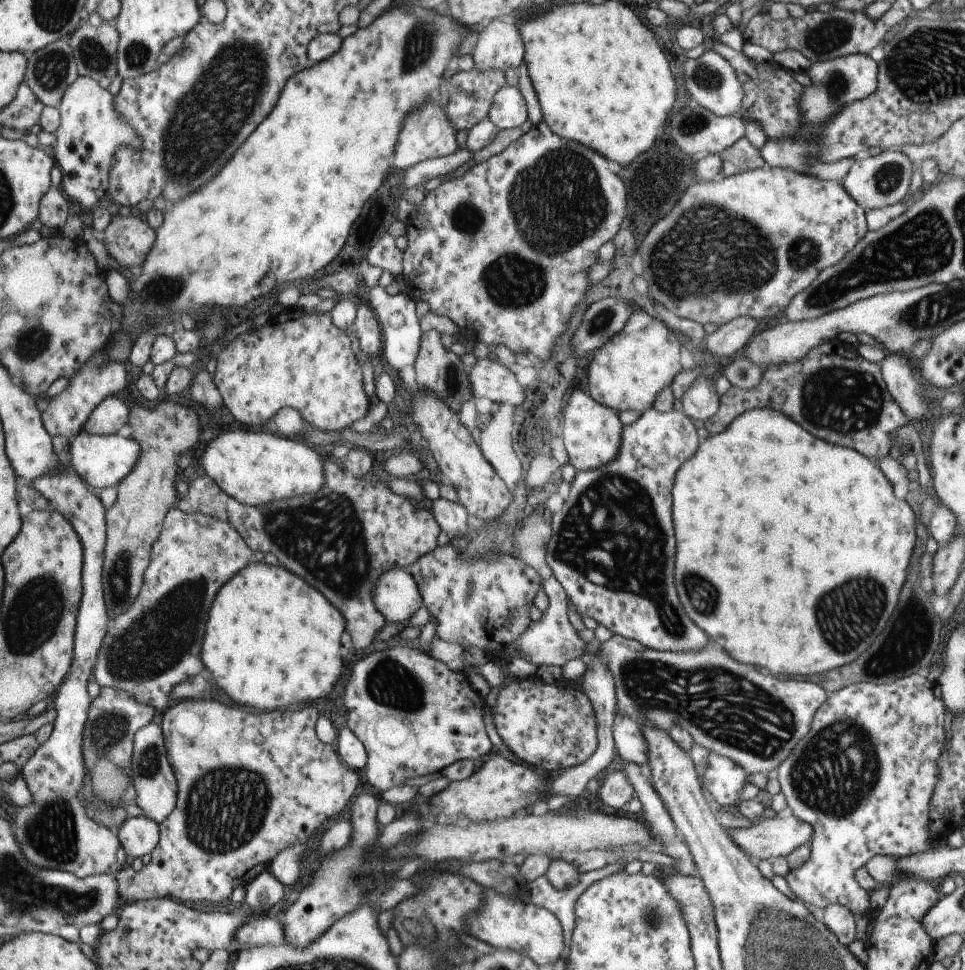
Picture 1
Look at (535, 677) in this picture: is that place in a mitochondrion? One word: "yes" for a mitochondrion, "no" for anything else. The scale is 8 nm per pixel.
no

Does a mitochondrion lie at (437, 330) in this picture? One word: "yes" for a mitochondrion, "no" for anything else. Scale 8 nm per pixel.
no

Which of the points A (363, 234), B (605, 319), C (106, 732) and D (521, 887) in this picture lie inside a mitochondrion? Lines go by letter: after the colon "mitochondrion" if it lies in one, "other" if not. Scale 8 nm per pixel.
A: other
B: mitochondrion
C: mitochondrion
D: other

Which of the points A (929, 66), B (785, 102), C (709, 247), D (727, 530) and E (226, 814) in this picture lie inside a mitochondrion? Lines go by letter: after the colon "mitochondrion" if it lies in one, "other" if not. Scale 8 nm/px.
A: mitochondrion
B: other
C: mitochondrion
D: other
E: mitochondrion

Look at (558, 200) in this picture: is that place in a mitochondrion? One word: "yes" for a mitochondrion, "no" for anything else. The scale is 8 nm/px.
yes

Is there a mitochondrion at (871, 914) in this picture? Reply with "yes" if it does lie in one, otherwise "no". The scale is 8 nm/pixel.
no

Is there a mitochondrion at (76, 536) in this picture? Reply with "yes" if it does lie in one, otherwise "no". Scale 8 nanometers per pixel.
no

